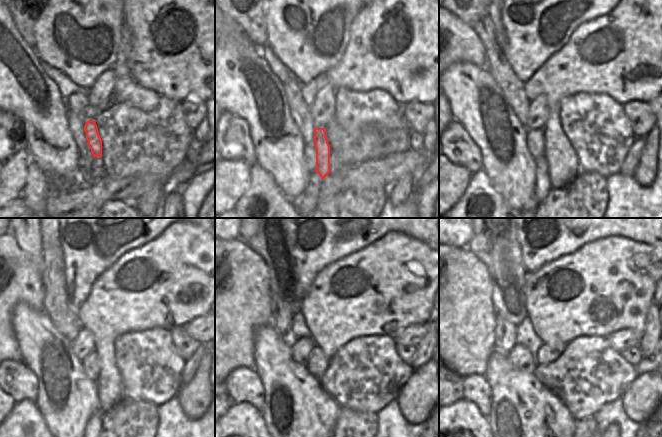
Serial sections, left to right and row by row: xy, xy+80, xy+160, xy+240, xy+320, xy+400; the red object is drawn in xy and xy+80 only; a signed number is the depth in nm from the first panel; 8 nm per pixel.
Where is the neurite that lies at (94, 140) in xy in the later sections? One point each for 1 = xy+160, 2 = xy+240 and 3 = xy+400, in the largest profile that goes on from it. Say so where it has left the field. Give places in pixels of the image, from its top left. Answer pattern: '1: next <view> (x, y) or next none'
1: next xy+160 (543, 187)
2: next xy+240 (95, 421)
3: next none

